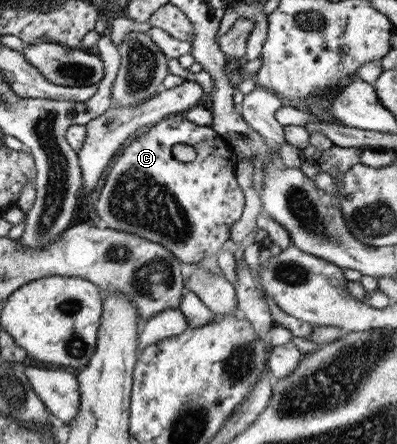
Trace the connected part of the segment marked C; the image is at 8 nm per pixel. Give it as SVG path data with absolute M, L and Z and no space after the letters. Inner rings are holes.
M181 112L166 116L156 121L154 125L148 126L144 135L130 139L121 147L120 151L121 154L117 155L117 159L113 162L110 171L107 172L107 176L105 176L105 181L103 182L103 186L101 186L101 190L99 190L99 196L97 196L97 201L95 202L95 212L97 212L96 216L100 220L100 225L112 228L113 230L135 233L141 238L161 244L163 248L166 248L173 256L176 256L177 260L185 262L185 264L195 264L202 258L205 258L205 256L219 252L229 241L231 224L241 216L242 208L244 207L244 194L236 183L234 173L237 160L228 144L210 126L193 124L186 119L185 112ZM179 143L188 144L195 149L196 157L193 162L179 162L171 156L172 146Z

